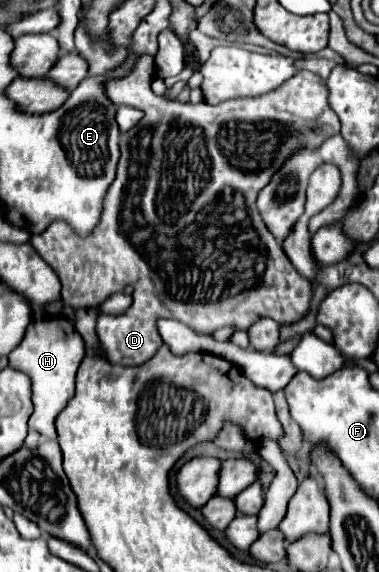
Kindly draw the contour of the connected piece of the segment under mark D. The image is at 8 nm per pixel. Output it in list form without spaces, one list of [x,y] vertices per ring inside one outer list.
[[[141,56],[127,76],[107,78],[103,84],[113,104],[139,108],[145,116],[131,132],[121,134],[117,178],[105,196],[105,210],[93,234],[81,238],[65,222],[55,222],[29,240],[39,256],[57,272],[63,286],[61,298],[73,308],[95,306],[95,302],[103,302],[109,294],[135,284],[143,276],[147,292],[133,292],[133,304],[125,314],[97,318],[97,336],[103,350],[111,364],[121,366],[139,366],[155,356],[161,348],[161,336],[155,330],[161,318],[179,320],[203,334],[223,326],[245,330],[259,316],[269,316],[279,324],[295,322],[307,312],[311,282],[291,266],[281,244],[263,224],[255,210],[255,196],[295,152],[303,148],[315,150],[327,138],[339,134],[339,118],[327,102],[327,84],[313,72],[301,70],[283,86],[263,96],[225,100],[215,106],[207,102],[181,104],[165,100],[151,90],[153,80],[155,60]]]

